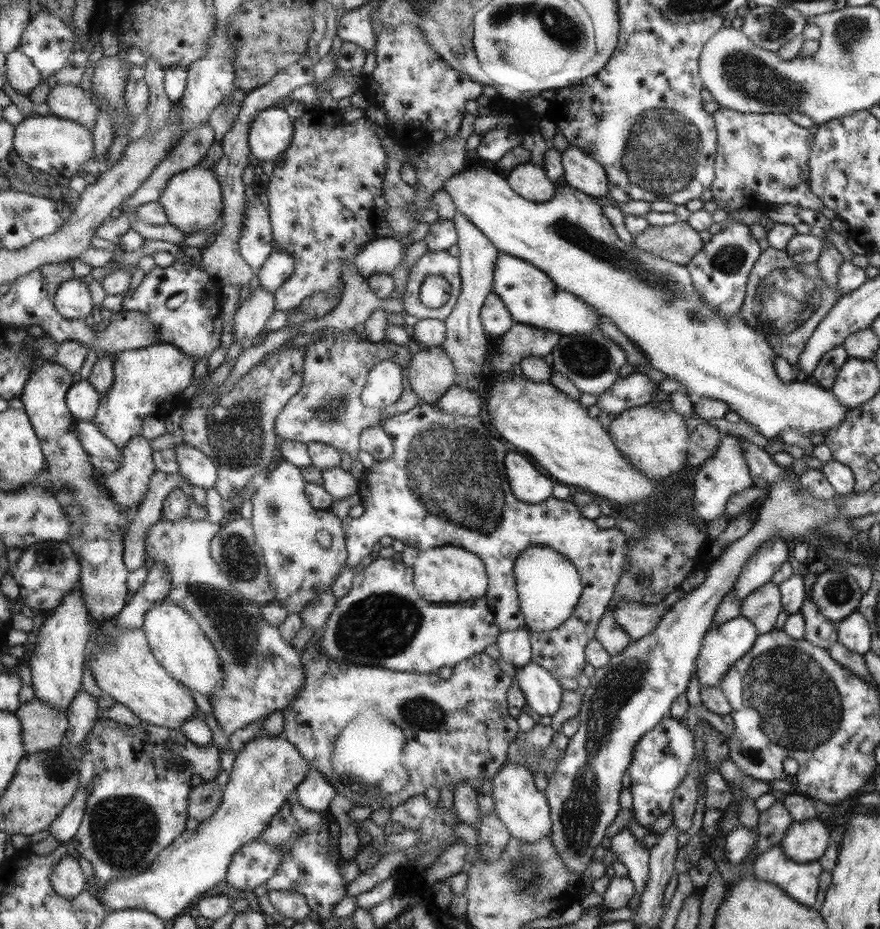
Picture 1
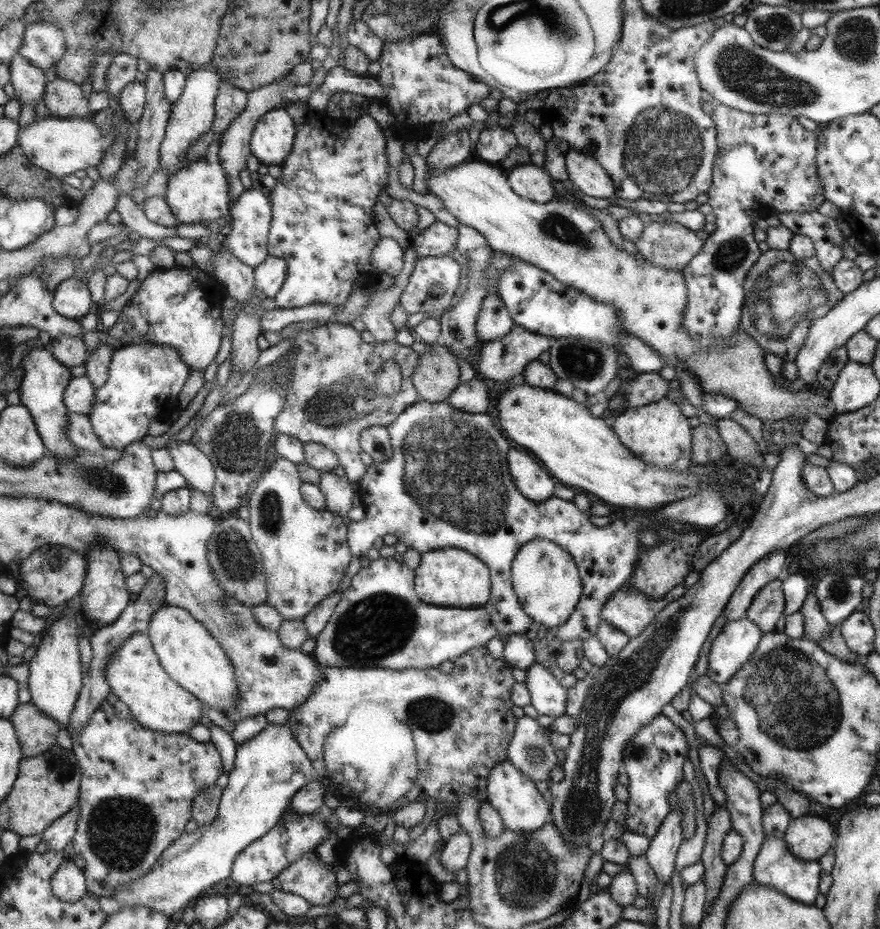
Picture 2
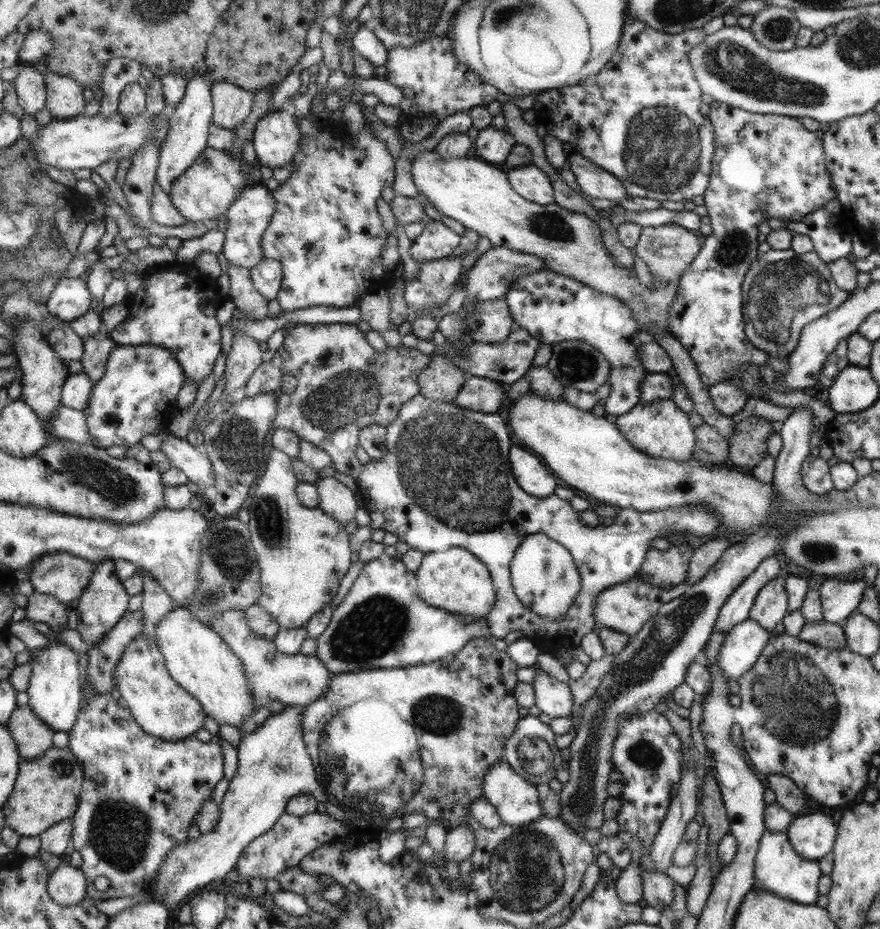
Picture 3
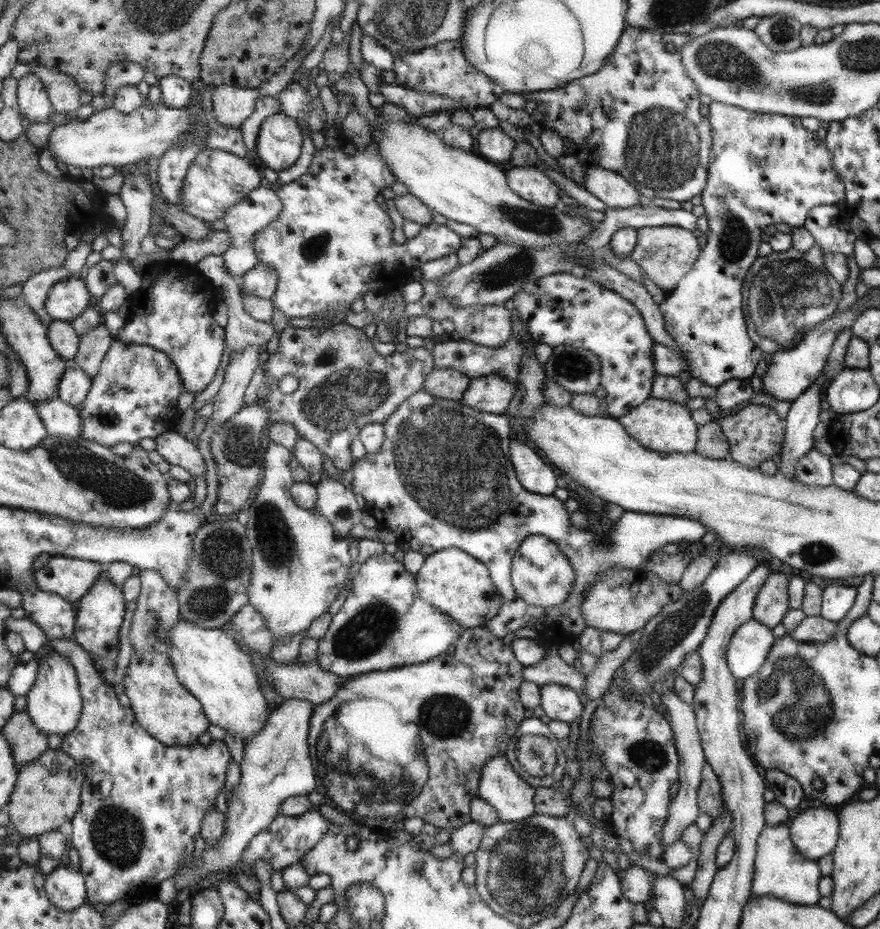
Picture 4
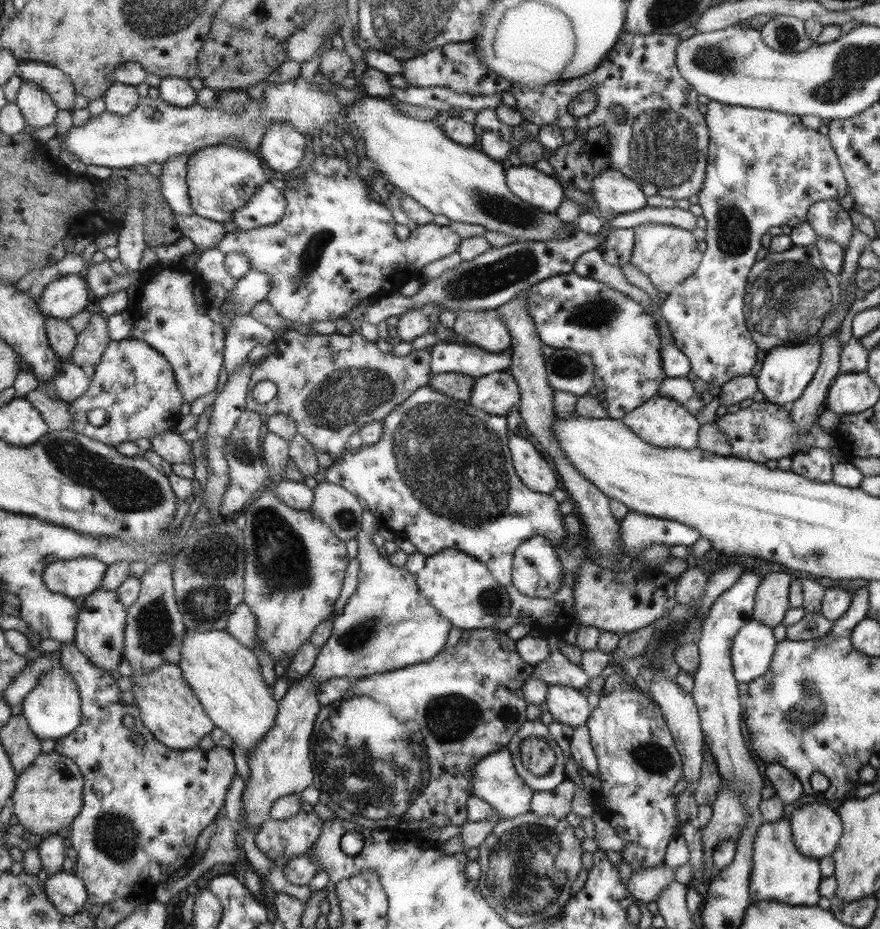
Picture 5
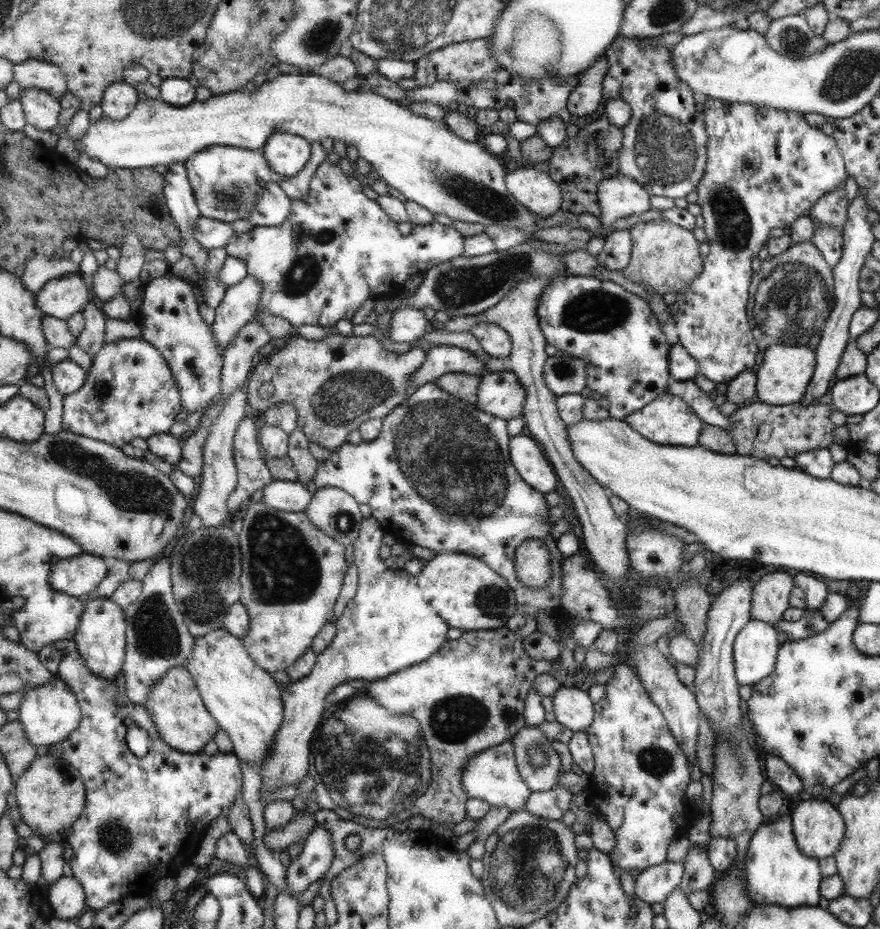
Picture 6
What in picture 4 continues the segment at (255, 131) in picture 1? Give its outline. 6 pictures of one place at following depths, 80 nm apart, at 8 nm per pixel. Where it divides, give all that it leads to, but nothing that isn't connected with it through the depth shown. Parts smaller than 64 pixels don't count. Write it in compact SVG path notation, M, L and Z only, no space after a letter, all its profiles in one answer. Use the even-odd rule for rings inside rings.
M283 112L265 118L257 135L258 156L274 171L291 168L303 150L303 130L297 119Z

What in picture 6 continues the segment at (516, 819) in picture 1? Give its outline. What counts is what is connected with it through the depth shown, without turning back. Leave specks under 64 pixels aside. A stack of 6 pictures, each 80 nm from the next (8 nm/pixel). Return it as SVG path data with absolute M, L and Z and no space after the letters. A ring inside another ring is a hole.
M511 740L498 744L491 748L485 748L483 752L472 756L466 764L460 778L460 785L464 788L468 798L484 800L495 808L505 807L512 811L523 811L531 789L524 783L516 768L516 759Z

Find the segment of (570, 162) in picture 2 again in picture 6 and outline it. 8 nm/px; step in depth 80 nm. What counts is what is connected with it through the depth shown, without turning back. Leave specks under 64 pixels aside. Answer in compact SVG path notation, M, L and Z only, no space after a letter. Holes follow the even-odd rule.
M621 174L598 182L597 198L599 198L601 226L611 226L617 218L643 214L650 209L650 195L634 180Z

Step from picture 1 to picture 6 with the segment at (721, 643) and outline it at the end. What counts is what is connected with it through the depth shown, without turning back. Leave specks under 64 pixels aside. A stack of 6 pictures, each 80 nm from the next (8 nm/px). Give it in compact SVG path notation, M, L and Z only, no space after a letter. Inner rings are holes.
M750 618L732 646L736 679L750 686L759 683L775 670L777 652L779 642L775 630L765 621Z

